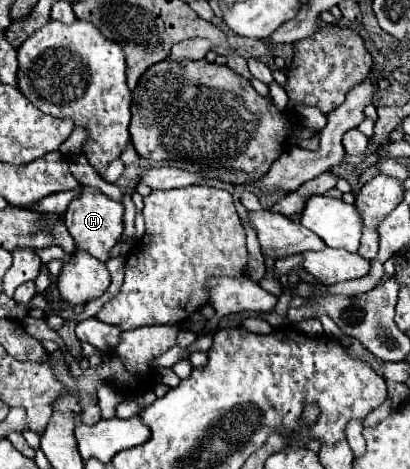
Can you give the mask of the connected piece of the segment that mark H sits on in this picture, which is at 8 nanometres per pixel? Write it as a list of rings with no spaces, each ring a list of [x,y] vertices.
[[[85,186],[83,194],[69,204],[67,212],[63,214],[63,222],[65,222],[71,238],[75,240],[77,250],[85,250],[91,256],[95,256],[97,260],[107,262],[109,250],[117,244],[117,240],[123,234],[123,204],[113,202],[111,198],[101,194],[97,188]]]

